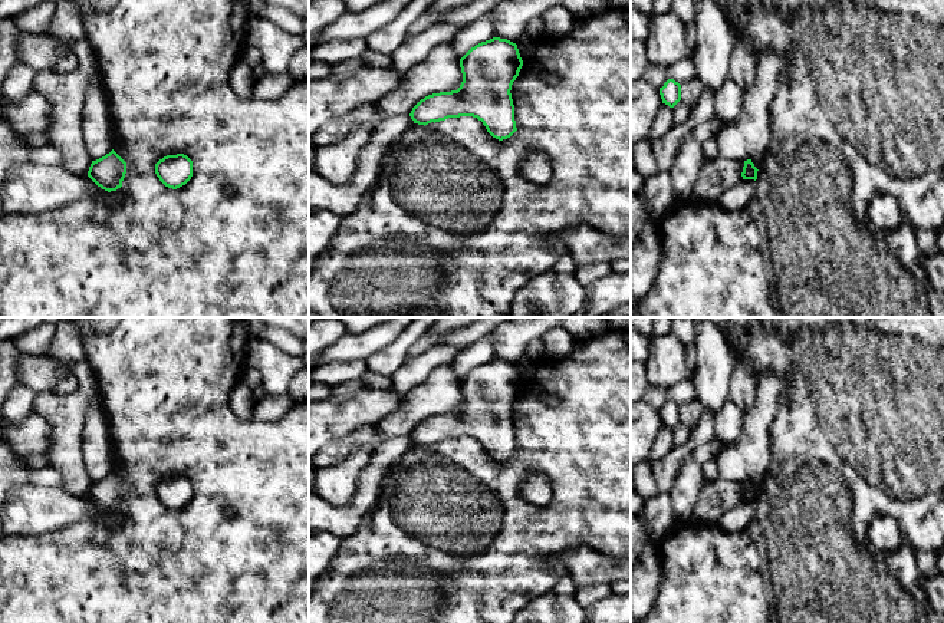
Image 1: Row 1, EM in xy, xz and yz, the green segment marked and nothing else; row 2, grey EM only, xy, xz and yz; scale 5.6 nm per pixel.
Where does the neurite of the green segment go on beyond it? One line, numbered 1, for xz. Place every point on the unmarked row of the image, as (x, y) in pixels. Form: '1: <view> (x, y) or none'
1: none

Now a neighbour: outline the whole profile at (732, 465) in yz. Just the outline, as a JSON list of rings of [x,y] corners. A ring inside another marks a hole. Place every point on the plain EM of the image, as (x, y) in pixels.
[[[724,445],[716,459],[720,471],[720,478],[734,482],[750,481],[746,461],[736,445]]]

